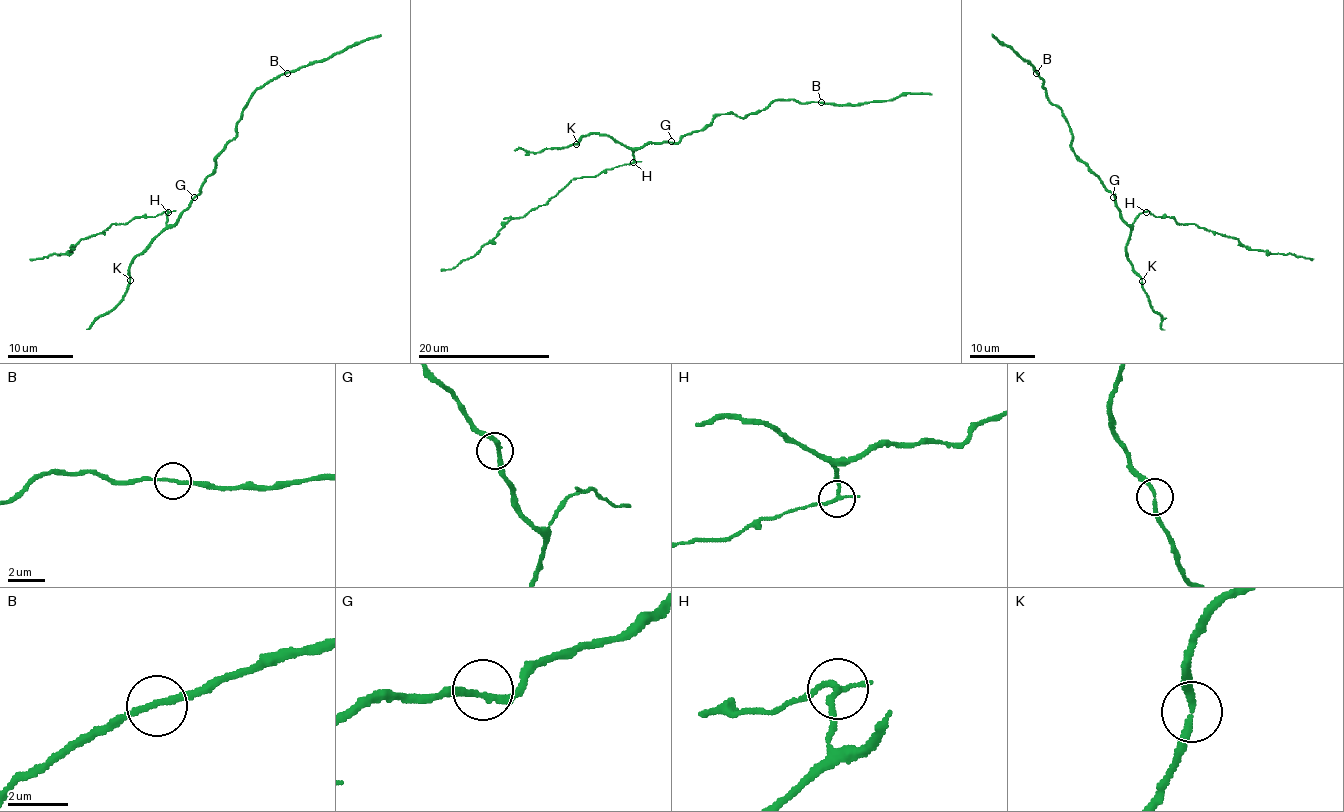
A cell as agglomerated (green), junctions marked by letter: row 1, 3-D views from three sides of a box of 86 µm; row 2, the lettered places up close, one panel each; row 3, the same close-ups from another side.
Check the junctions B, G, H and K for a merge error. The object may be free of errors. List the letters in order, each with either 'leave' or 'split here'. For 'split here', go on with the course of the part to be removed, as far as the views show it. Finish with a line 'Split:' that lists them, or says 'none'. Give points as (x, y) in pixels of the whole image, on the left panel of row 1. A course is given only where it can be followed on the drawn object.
B: leave
G: leave
H: split here; course (168, 212), (110, 224), (100, 233), (79, 239), (72, 250), (29, 260)
K: leave
Split: H

